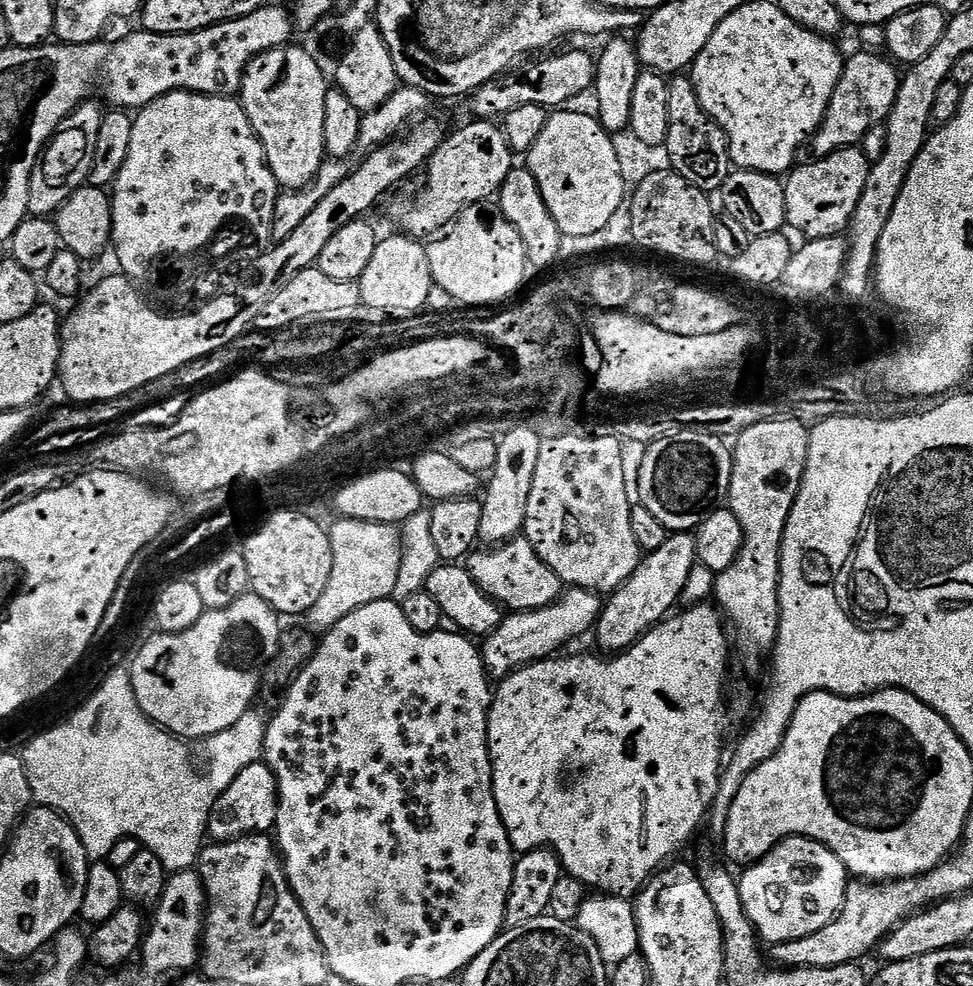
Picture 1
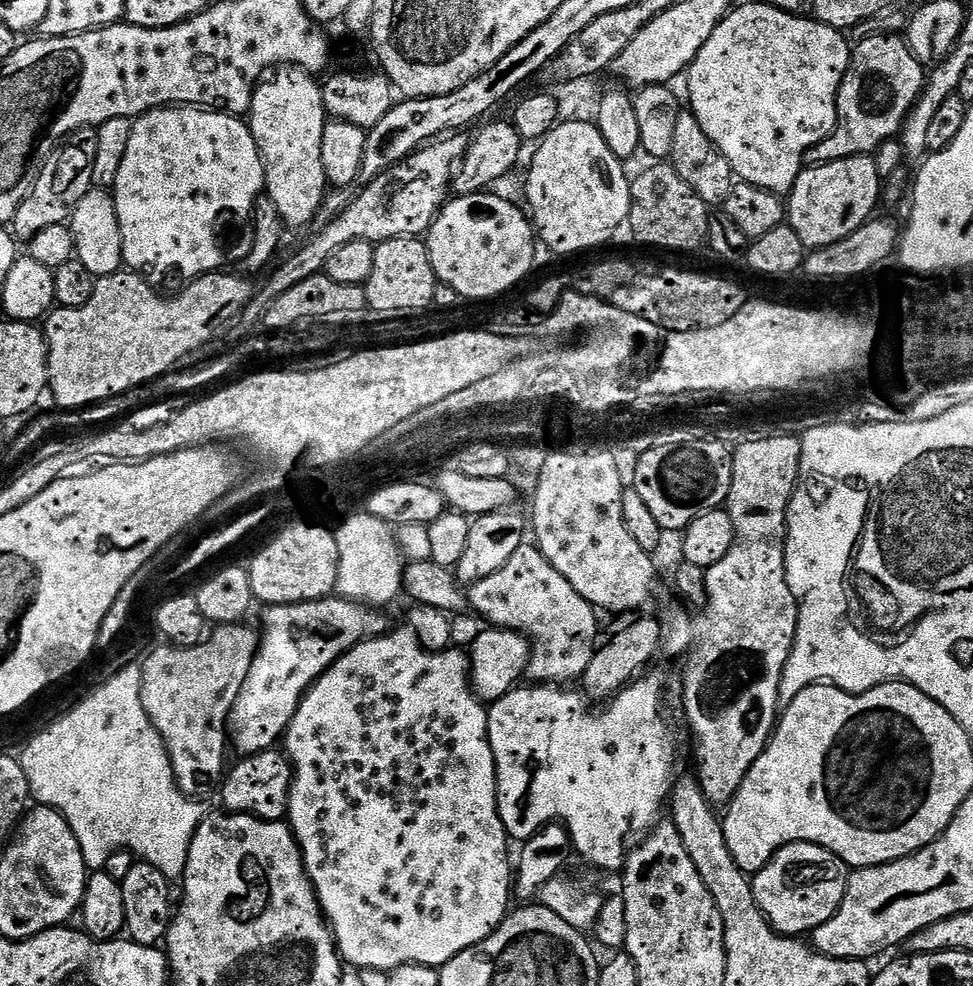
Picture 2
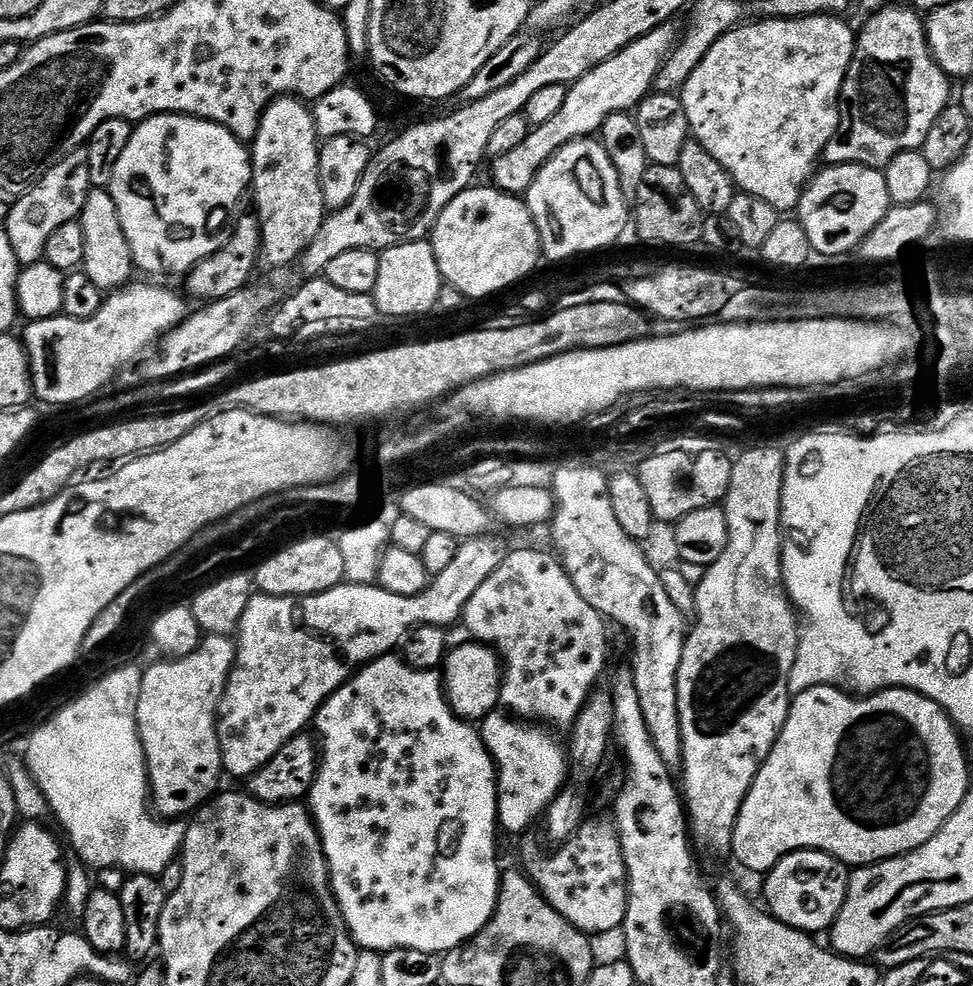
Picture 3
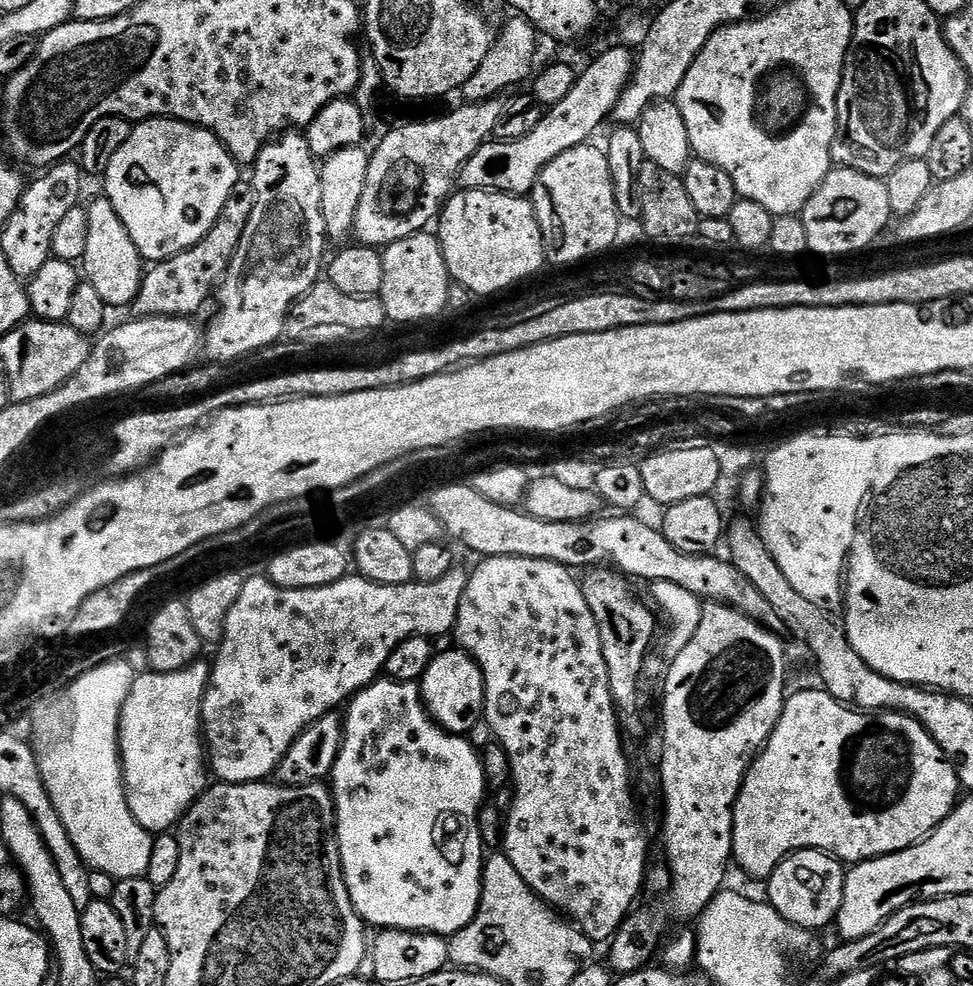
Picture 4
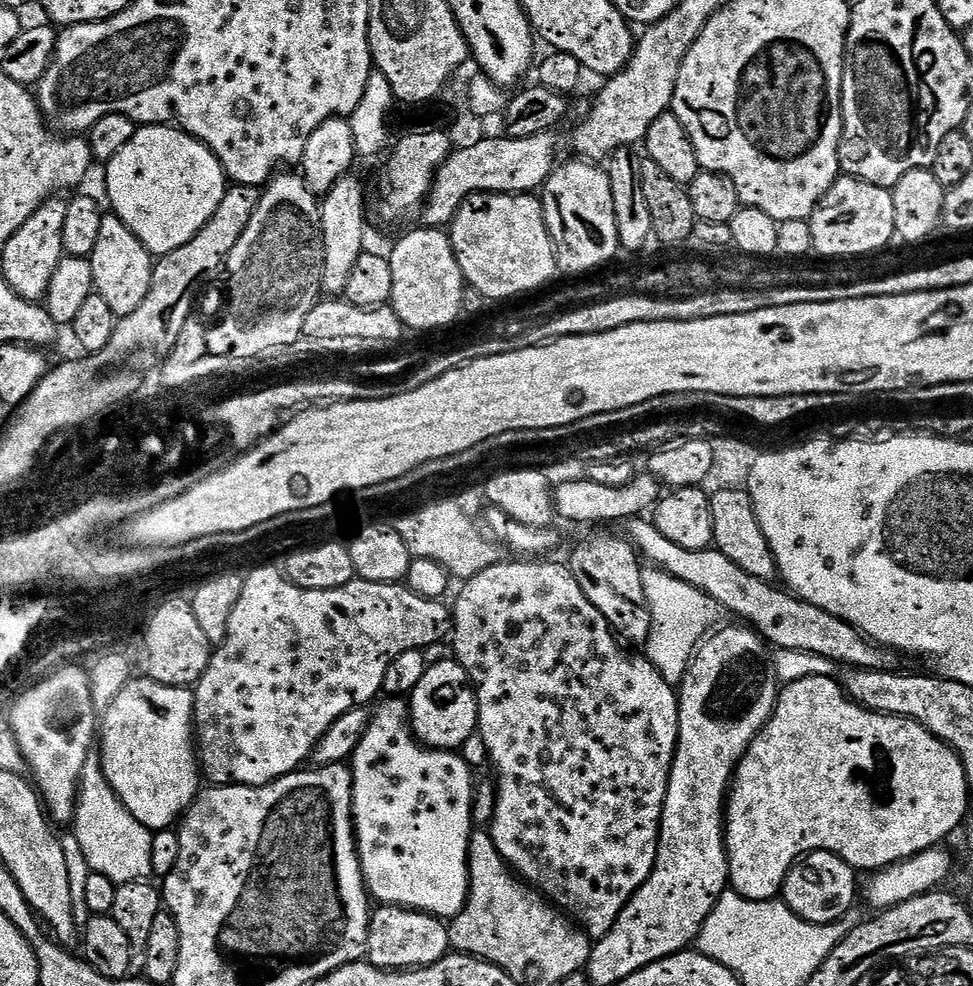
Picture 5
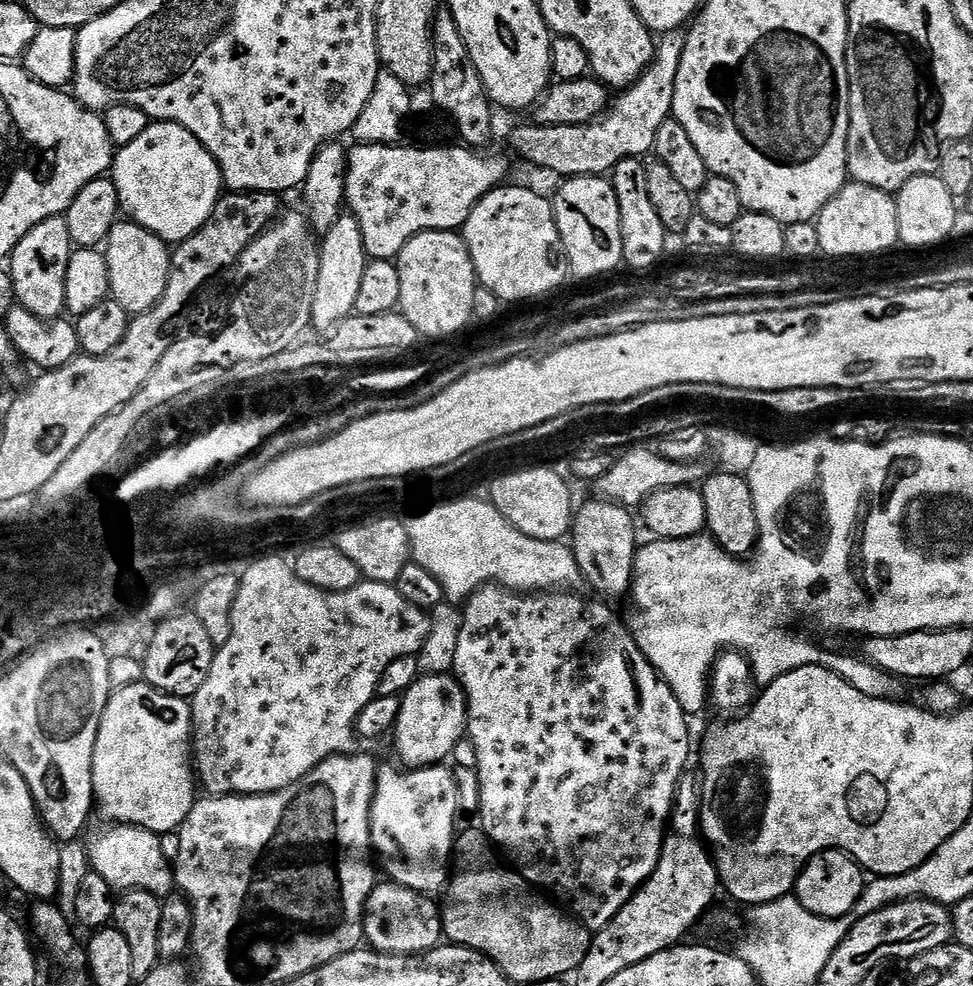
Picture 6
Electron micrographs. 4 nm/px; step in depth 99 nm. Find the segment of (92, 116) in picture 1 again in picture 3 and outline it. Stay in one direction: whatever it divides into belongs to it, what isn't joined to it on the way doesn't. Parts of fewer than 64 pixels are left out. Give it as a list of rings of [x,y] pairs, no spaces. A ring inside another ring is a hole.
[[[77,150],[62,157],[17,199],[20,201],[16,205],[13,203],[9,207],[8,219],[3,221],[2,228],[7,232],[10,246],[14,246],[14,258],[18,258],[21,266],[43,261],[46,242],[53,236],[54,230],[58,230],[58,226],[79,217],[91,188],[87,151]]]

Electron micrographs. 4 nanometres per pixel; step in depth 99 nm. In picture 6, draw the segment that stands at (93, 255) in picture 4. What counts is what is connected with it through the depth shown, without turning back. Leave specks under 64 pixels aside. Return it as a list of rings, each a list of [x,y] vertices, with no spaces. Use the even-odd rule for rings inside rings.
[[[117,222],[110,230],[106,241],[106,247],[103,249],[104,264],[108,268],[108,291],[111,299],[122,306],[132,316],[140,316],[146,310],[154,306],[154,302],[162,296],[162,290],[165,289],[166,278],[170,274],[170,262],[172,254],[169,245],[163,240],[159,240],[150,230],[146,230],[140,224],[131,222]]]

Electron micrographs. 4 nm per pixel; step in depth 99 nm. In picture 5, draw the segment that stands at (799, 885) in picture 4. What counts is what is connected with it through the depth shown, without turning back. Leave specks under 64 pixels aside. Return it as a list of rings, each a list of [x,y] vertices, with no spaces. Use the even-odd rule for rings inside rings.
[[[809,852],[797,860],[788,871],[788,877],[784,879],[782,899],[790,906],[790,910],[794,910],[794,914],[798,914],[806,922],[829,924],[835,920],[842,920],[849,915],[847,912],[856,900],[856,876],[857,869],[849,866],[841,856],[835,856],[832,852]]]

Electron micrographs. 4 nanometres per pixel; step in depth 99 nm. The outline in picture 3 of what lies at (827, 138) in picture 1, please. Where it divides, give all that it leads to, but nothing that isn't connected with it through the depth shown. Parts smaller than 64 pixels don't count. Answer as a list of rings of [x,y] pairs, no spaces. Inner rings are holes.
[[[889,3],[881,12],[867,17],[864,29],[859,29],[856,49],[846,70],[840,91],[840,121],[834,138],[824,147],[825,165],[861,164],[867,168],[885,169],[898,154],[923,149],[926,134],[934,126],[938,114],[946,110],[954,96],[953,81],[938,66],[928,45],[928,30],[921,13],[911,6]]]

